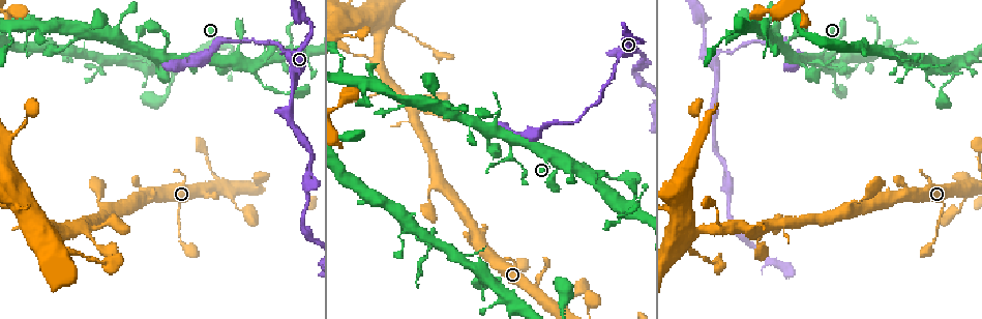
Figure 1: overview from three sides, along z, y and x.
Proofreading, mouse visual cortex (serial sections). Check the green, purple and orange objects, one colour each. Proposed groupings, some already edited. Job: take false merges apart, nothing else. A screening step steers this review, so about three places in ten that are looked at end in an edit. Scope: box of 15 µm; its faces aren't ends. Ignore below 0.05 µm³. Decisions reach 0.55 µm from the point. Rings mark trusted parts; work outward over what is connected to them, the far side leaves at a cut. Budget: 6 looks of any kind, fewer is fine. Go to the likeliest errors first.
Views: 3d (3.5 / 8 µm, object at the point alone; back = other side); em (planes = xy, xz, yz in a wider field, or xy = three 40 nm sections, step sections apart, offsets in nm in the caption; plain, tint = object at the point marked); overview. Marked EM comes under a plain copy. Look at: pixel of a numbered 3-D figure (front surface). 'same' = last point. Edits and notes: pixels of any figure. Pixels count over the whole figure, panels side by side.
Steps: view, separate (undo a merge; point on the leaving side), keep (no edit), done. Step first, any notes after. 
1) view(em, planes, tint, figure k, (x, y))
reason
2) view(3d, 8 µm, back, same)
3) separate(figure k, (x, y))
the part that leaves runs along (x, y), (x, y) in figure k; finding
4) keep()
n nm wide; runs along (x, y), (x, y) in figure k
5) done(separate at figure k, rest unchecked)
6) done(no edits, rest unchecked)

view(3d, 3.5 µm, figure 1, (179, 57))
two arms in line, one across

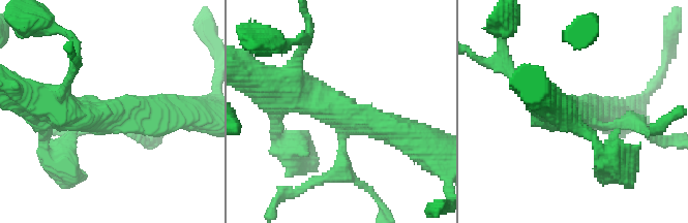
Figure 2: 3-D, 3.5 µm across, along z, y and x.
view(em, xy, step 3, tint, figure 2, (115, 115))
3 arms; arms of 200, 500, 500 nm; shape alone is not enough

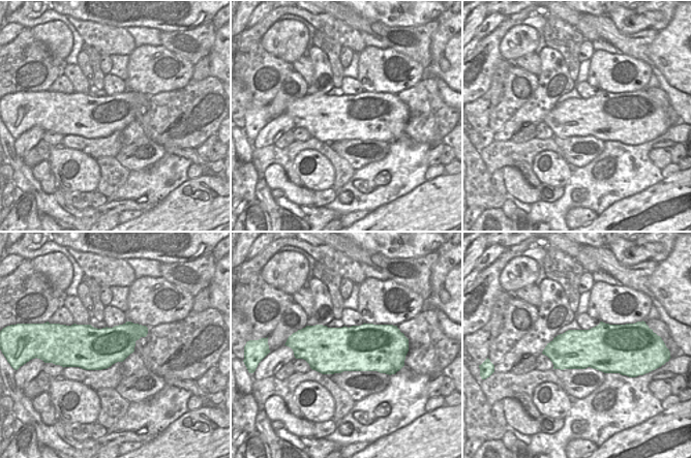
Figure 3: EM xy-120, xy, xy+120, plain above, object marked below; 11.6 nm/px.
separate(figure 2, (339, 177))
the part that leaves runs along (341, 145), (341, 168), (383, 209) in figure 2; two cells meet here

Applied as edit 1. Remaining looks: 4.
view(3d, 8 µm, figure 1, (710, 260))
abrupt turn

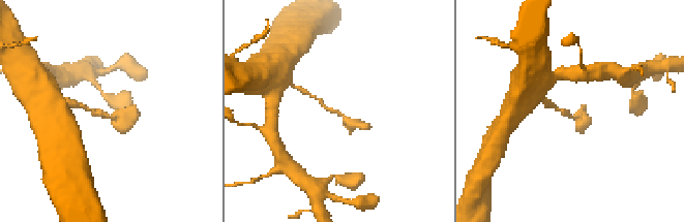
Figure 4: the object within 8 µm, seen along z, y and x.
view(em, xy, step 5, tint, figure 4, (113, 116))

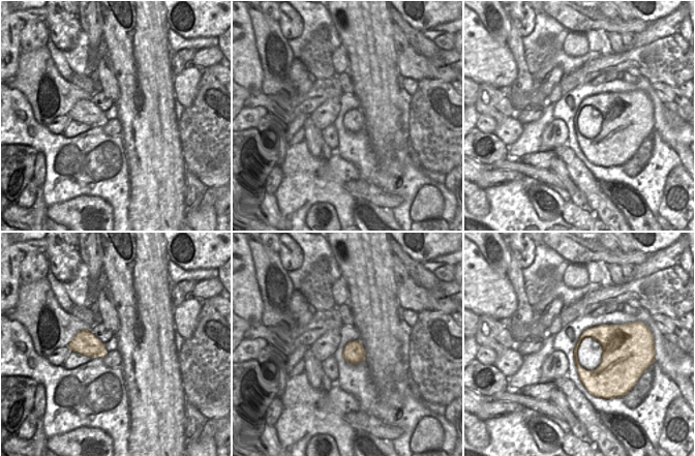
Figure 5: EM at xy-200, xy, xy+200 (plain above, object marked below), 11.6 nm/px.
keep()
runs along (321, 101), (354, 124), (369, 126) in figure 4; all the same cell

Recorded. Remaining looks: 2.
done(separate at figure 2, rest unchecked)

